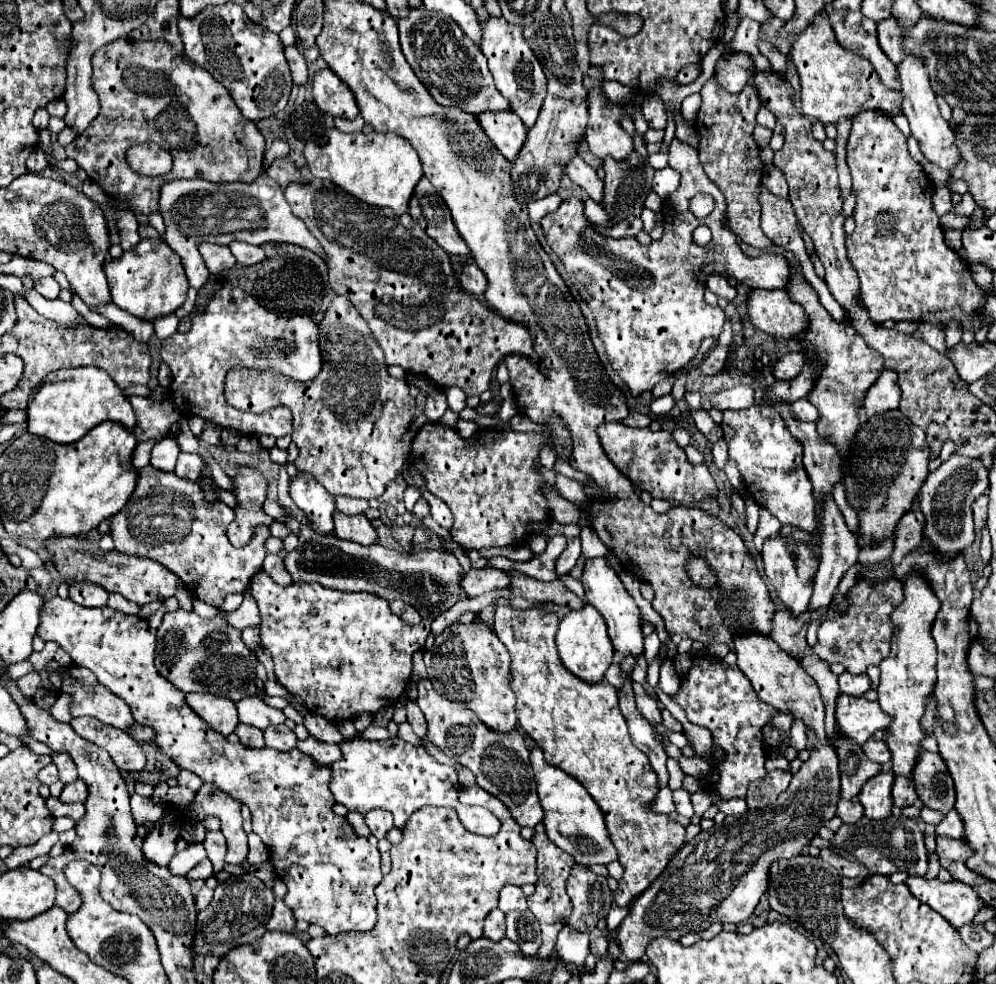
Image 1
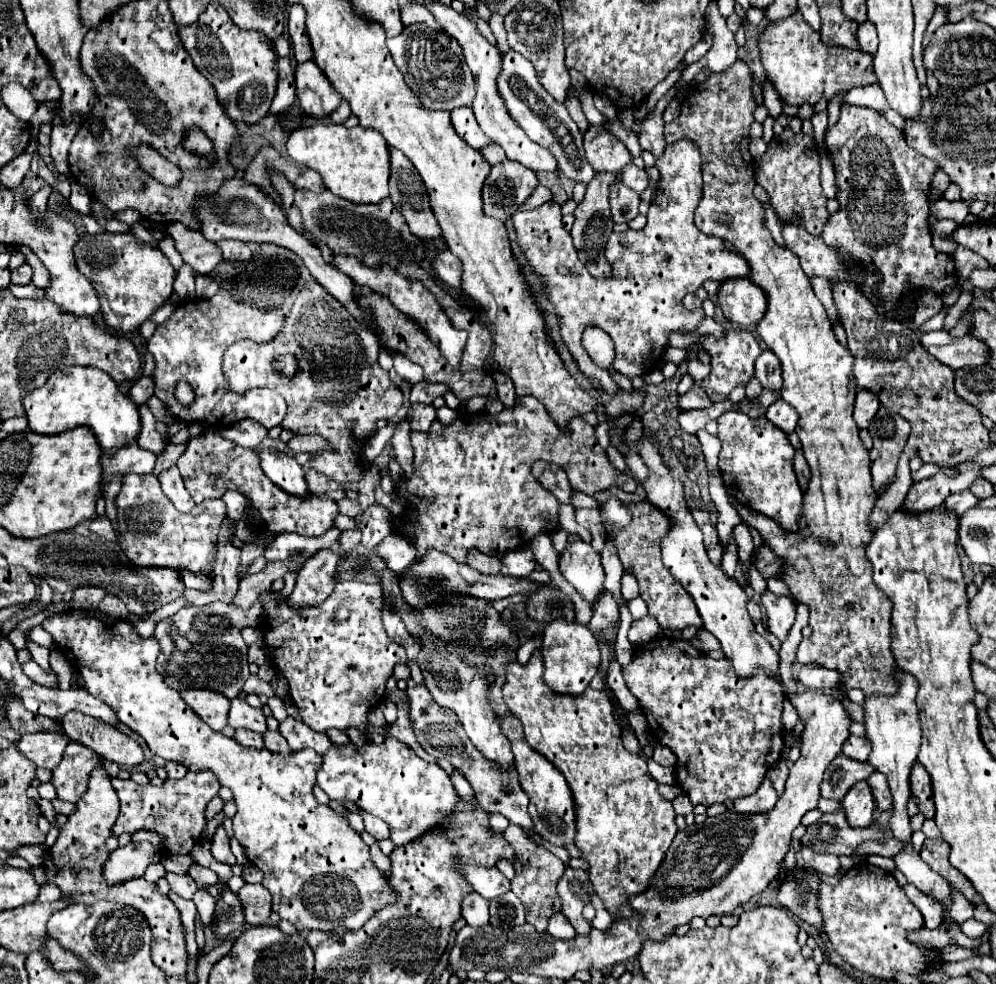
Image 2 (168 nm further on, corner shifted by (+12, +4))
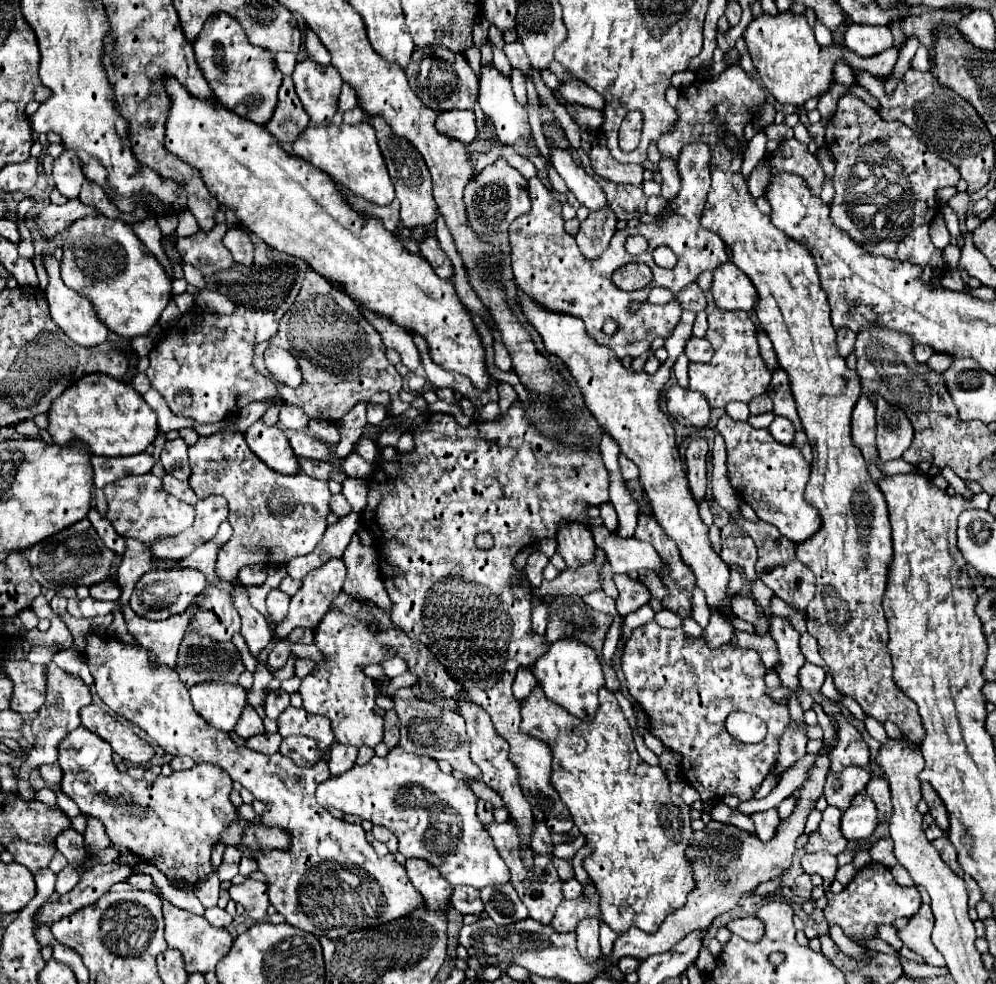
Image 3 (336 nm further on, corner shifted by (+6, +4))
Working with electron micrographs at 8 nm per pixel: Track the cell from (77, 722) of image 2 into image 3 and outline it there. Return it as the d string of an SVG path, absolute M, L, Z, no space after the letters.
M90 704L80 710L80 718L82 718L82 726L86 726L104 742L108 742L122 760L144 766L154 756L154 750L146 740L138 738L128 726L124 726L104 708Z

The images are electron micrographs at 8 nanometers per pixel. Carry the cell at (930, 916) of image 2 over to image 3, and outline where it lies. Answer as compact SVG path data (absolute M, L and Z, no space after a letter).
M922 904L920 910L908 920L904 928L898 930L898 938L906 948L916 952L918 956L924 958L926 964L930 966L946 966L942 954L934 950L934 944L930 942L930 930L934 926L934 916L928 904Z

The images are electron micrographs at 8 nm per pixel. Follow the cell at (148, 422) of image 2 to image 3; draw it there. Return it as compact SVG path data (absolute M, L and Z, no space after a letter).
M176 438L172 442L166 442L162 448L162 454L160 454L160 462L162 462L166 474L170 474L178 480L184 480L184 482L188 482L188 478L192 474L186 452L188 452L186 442L182 438Z

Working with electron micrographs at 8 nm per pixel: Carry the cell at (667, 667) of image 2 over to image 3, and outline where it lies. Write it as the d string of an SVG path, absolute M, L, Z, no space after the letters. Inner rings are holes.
M654 620L632 630L624 646L622 670L628 692L648 714L650 734L682 754L682 778L700 792L702 800L736 796L750 800L778 756L778 738L786 728L786 706L770 700L764 690L764 662L756 650L736 648L730 642L712 650L706 638L688 636L682 626L662 628ZM734 710L754 712L768 726L762 742L748 746L734 740L724 722Z

